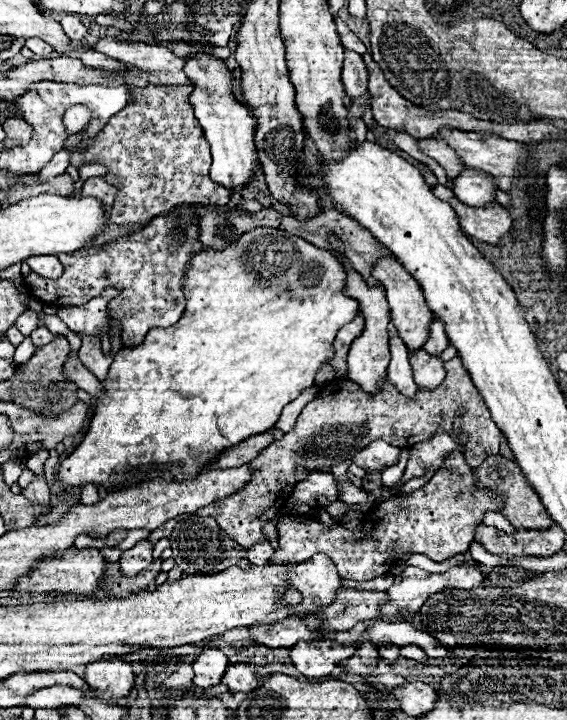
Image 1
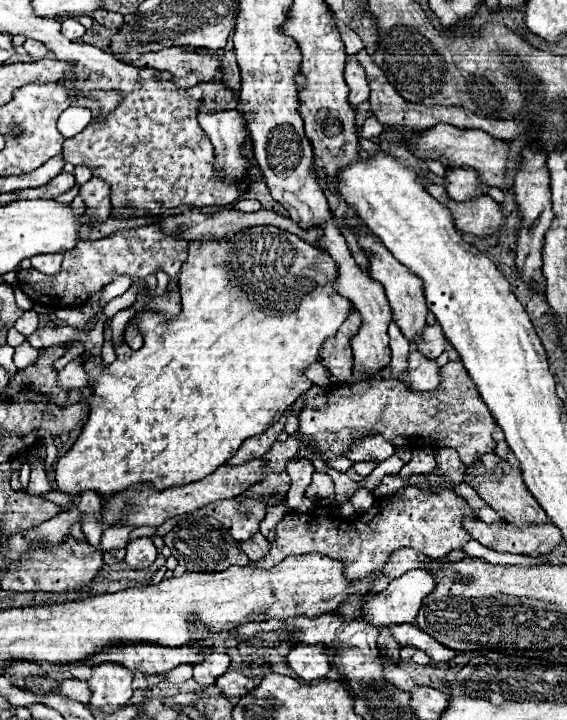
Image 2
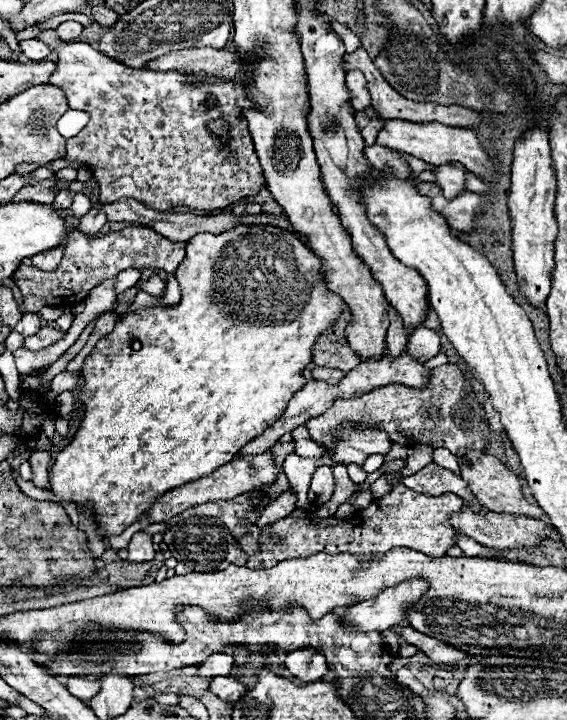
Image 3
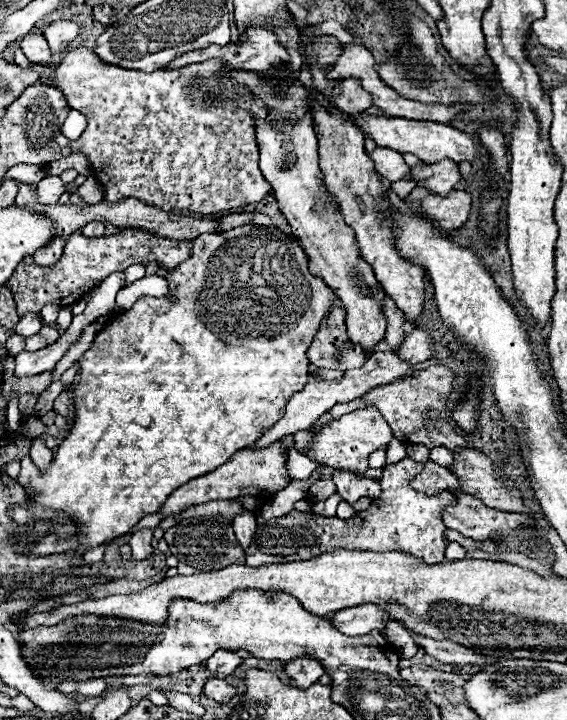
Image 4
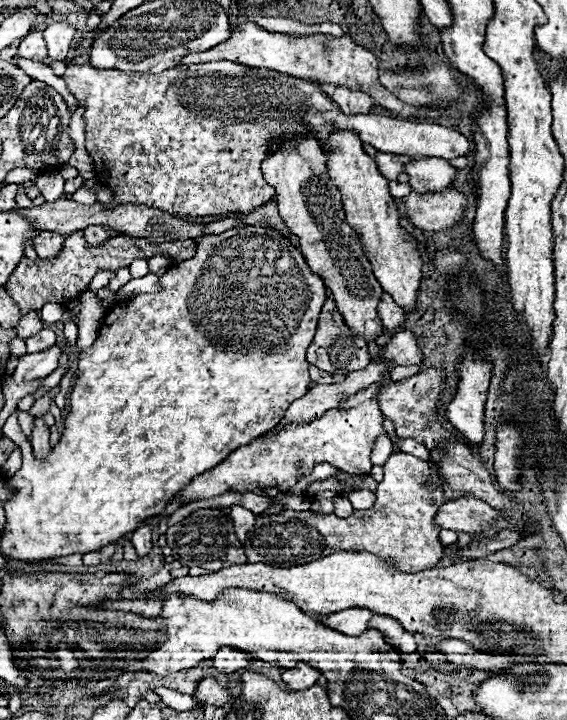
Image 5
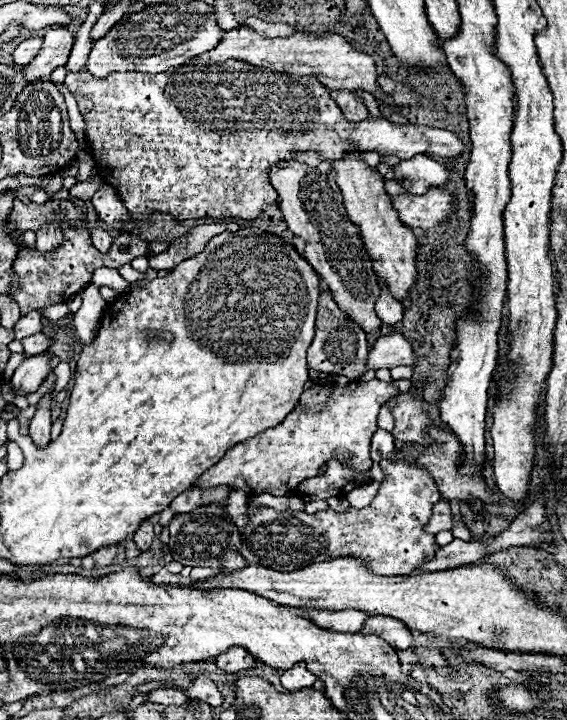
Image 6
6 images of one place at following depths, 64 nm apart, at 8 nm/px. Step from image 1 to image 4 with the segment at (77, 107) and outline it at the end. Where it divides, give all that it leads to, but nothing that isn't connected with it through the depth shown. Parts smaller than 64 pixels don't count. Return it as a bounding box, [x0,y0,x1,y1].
[62,112,86,140]

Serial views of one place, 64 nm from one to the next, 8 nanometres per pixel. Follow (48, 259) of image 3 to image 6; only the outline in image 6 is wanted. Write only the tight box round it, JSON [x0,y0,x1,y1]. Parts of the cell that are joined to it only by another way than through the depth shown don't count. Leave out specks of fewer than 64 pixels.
[36,224,62,252]

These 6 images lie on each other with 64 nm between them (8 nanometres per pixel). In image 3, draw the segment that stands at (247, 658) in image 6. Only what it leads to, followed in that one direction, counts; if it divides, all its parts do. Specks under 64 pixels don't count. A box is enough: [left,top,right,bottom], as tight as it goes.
[198,652,234,678]

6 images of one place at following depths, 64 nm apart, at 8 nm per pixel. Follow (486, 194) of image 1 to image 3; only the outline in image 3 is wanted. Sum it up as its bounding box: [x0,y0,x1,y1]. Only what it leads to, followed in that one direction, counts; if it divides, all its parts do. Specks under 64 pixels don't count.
[432,164,464,198]

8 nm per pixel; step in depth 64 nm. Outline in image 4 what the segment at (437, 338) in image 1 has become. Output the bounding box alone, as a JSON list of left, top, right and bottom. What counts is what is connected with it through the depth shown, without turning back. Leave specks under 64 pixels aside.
[394,330,434,364]

